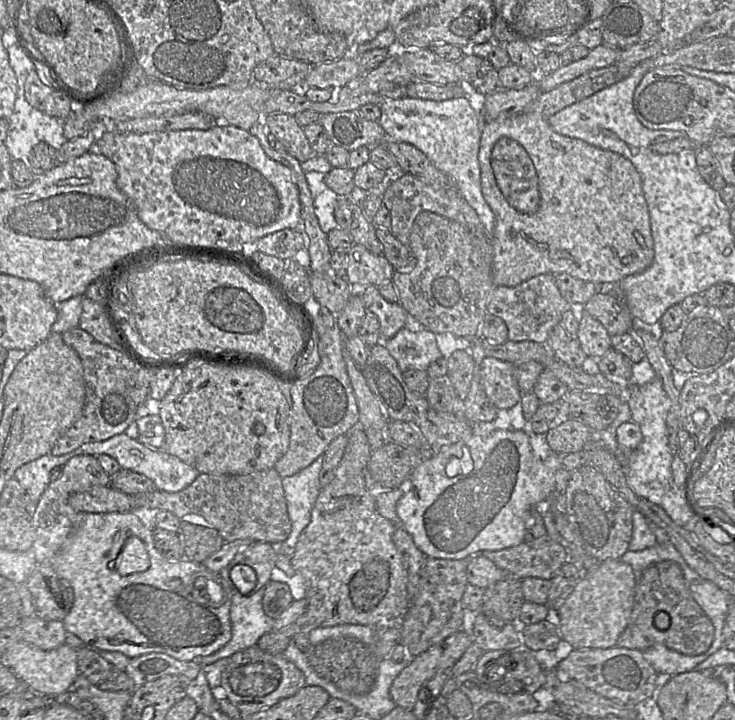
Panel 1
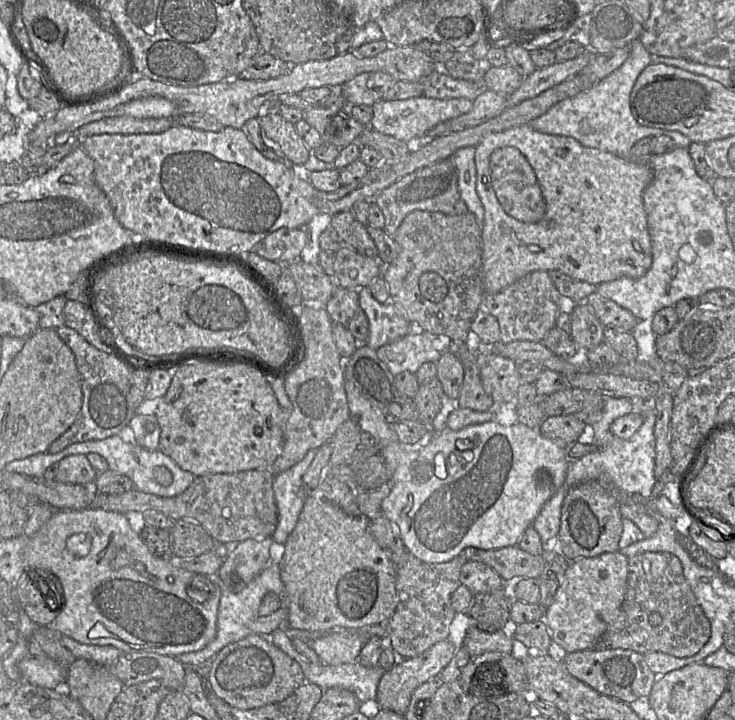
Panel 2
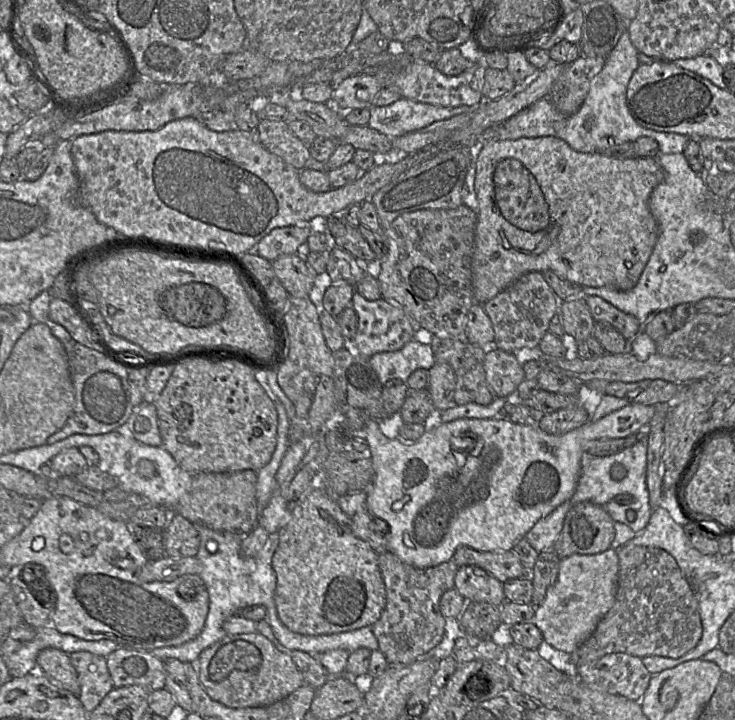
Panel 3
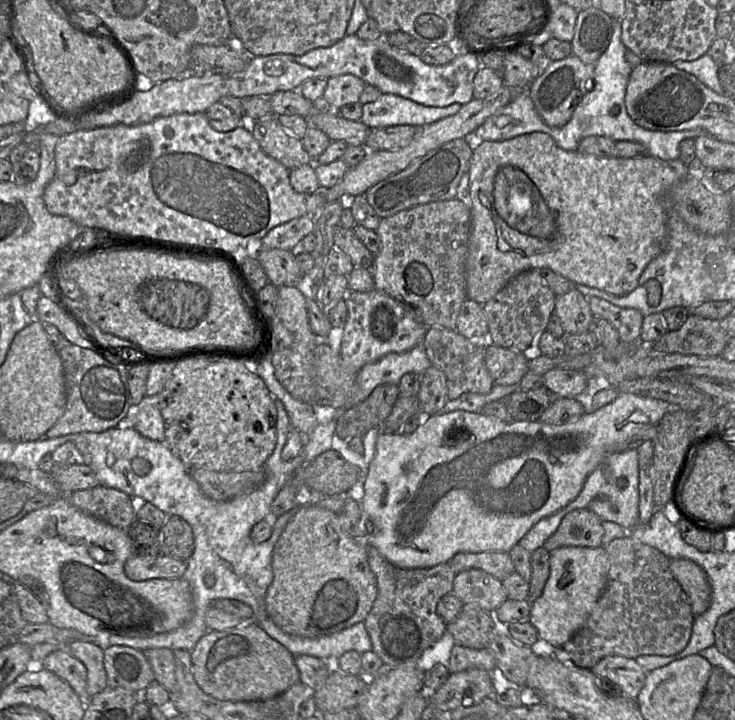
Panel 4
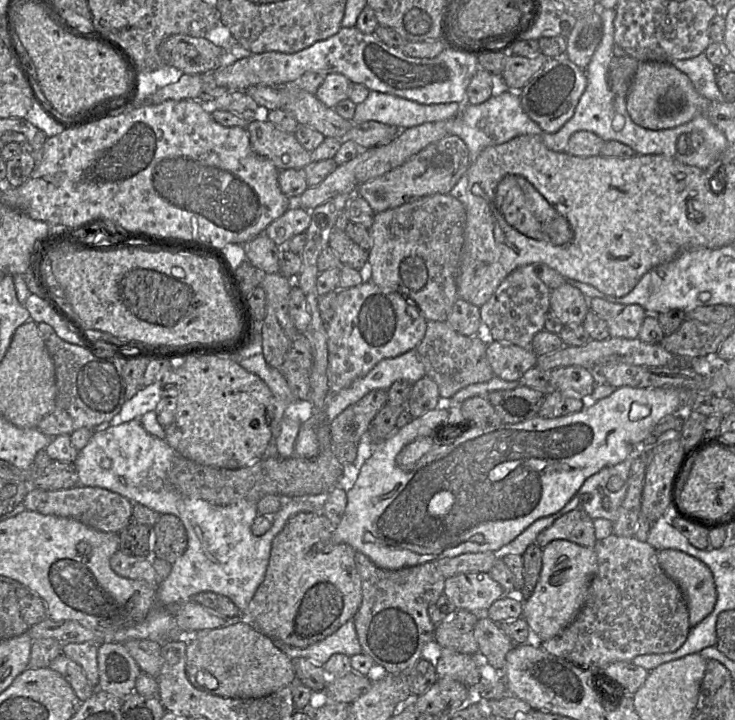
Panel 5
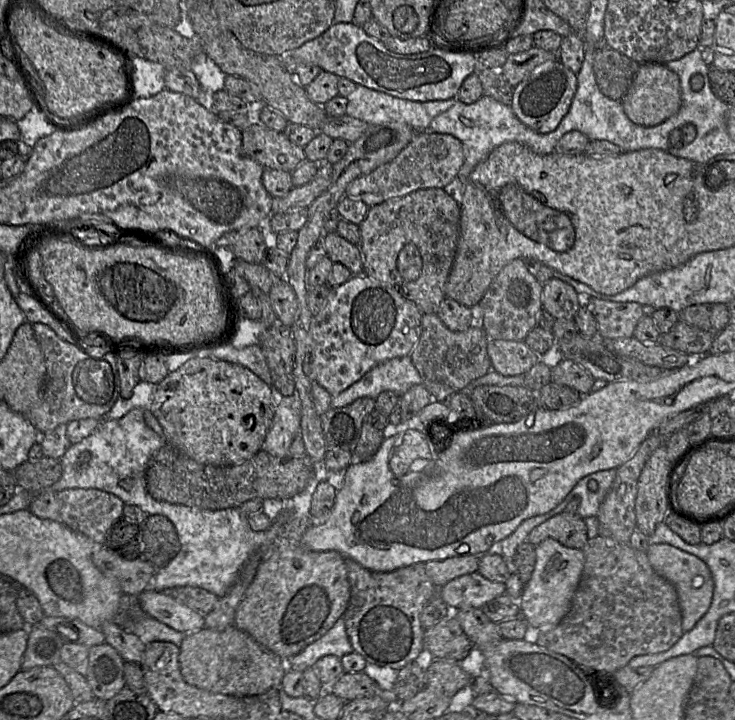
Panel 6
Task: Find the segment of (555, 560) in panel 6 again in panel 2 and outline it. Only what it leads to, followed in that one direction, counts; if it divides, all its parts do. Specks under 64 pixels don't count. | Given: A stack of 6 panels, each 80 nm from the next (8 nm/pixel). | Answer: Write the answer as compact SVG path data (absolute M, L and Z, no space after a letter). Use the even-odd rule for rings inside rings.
M617 551L568 561L562 582L543 619L552 642L572 653L596 648L601 636L617 619L627 589L628 558Z

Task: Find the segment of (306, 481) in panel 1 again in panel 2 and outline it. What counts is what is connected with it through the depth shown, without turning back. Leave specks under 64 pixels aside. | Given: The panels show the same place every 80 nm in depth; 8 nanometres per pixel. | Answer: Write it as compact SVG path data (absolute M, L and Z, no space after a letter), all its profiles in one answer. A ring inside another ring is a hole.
M310 449L301 461L274 476L272 488L278 520L271 538L280 549L295 527L303 508L308 492L304 487L302 477L316 453L316 449Z

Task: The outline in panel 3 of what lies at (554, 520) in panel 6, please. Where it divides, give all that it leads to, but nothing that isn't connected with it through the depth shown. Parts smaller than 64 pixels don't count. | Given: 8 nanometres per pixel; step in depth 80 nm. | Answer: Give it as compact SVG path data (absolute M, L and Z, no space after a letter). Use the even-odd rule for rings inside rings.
M577 503L568 510L552 550L560 559L573 554L604 552L614 540L614 522L601 505Z

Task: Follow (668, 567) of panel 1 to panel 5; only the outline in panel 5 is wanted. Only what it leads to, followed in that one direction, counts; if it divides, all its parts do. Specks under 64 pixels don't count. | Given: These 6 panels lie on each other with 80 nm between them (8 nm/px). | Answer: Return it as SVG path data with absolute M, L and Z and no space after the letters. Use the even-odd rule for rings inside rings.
M610 535L596 540L597 571L590 583L585 602L571 624L551 639L542 641L542 649L583 669L602 670L618 661L632 661L644 654L662 654L678 650L691 630L686 600L679 586L661 569L657 551L635 537Z

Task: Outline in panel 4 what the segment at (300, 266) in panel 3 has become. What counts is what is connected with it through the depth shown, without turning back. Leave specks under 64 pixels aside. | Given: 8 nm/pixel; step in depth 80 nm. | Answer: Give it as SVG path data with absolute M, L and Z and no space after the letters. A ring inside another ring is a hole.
M260 248L256 258L262 265L269 283L276 287L300 283L301 270L293 252L279 248Z

